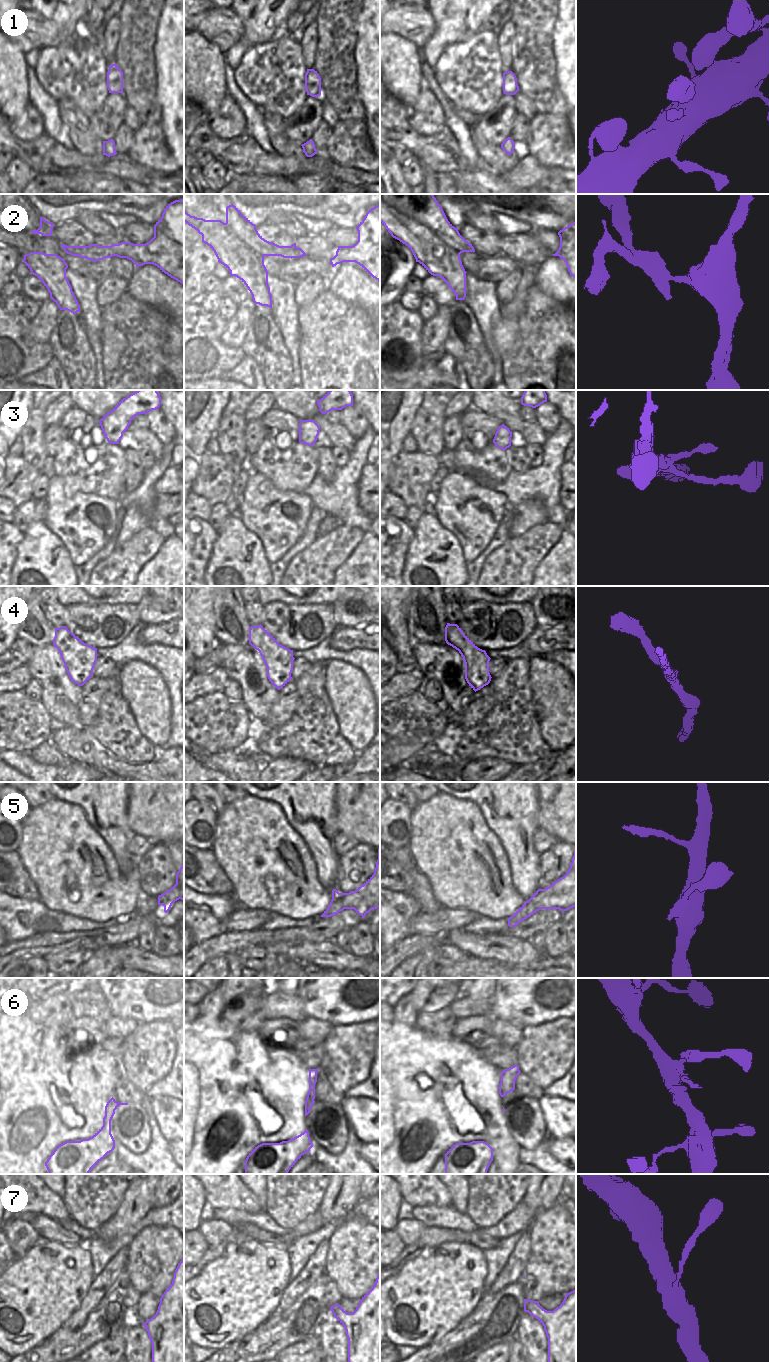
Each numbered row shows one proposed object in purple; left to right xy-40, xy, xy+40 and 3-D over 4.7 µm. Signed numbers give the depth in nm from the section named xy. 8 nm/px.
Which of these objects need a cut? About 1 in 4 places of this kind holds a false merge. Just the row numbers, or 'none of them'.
2, 5.

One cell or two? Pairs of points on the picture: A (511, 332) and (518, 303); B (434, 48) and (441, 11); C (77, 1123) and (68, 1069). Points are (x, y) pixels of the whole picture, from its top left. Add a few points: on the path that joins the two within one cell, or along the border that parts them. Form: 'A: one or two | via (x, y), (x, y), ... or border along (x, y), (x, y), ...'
A: one | via (511, 325), (512, 310)
B: one | via (441, 39), (441, 20)
C: one | via (73, 1109), (71, 1107), (71, 1082)

